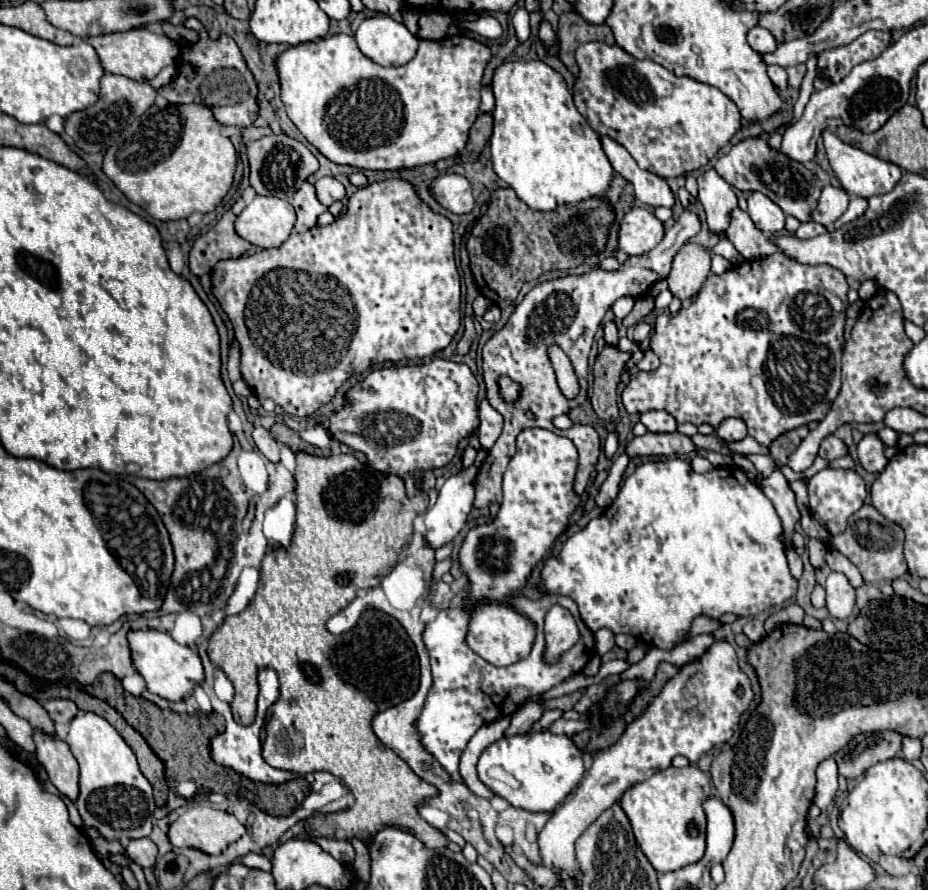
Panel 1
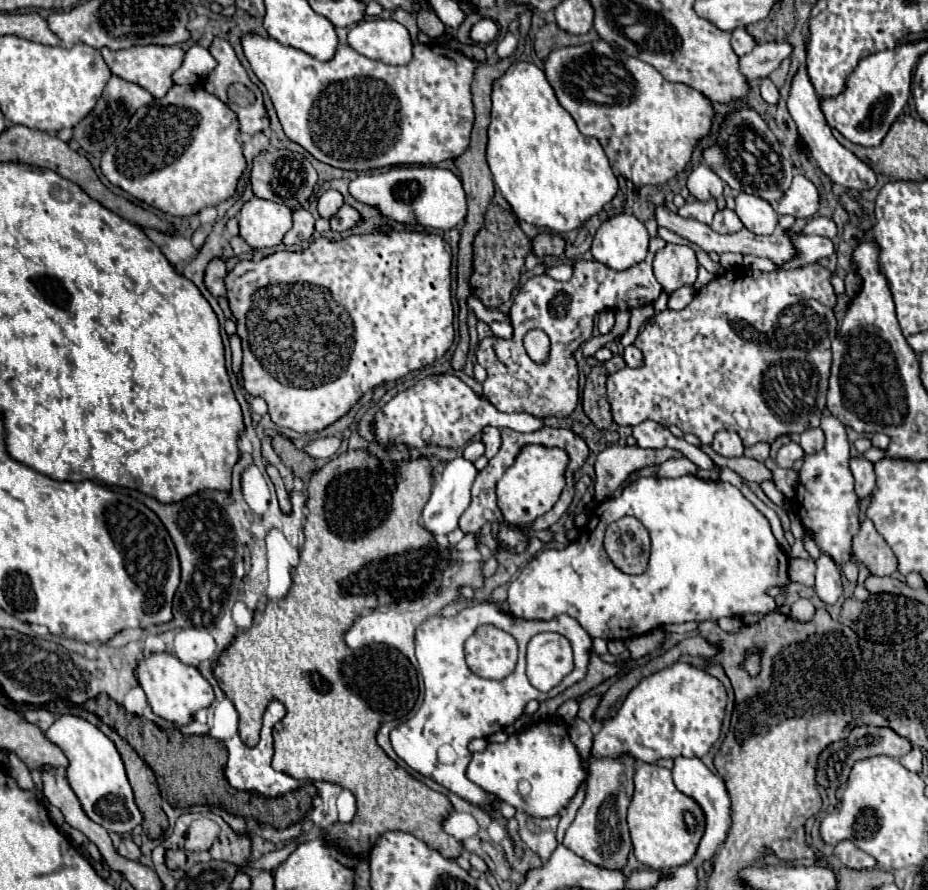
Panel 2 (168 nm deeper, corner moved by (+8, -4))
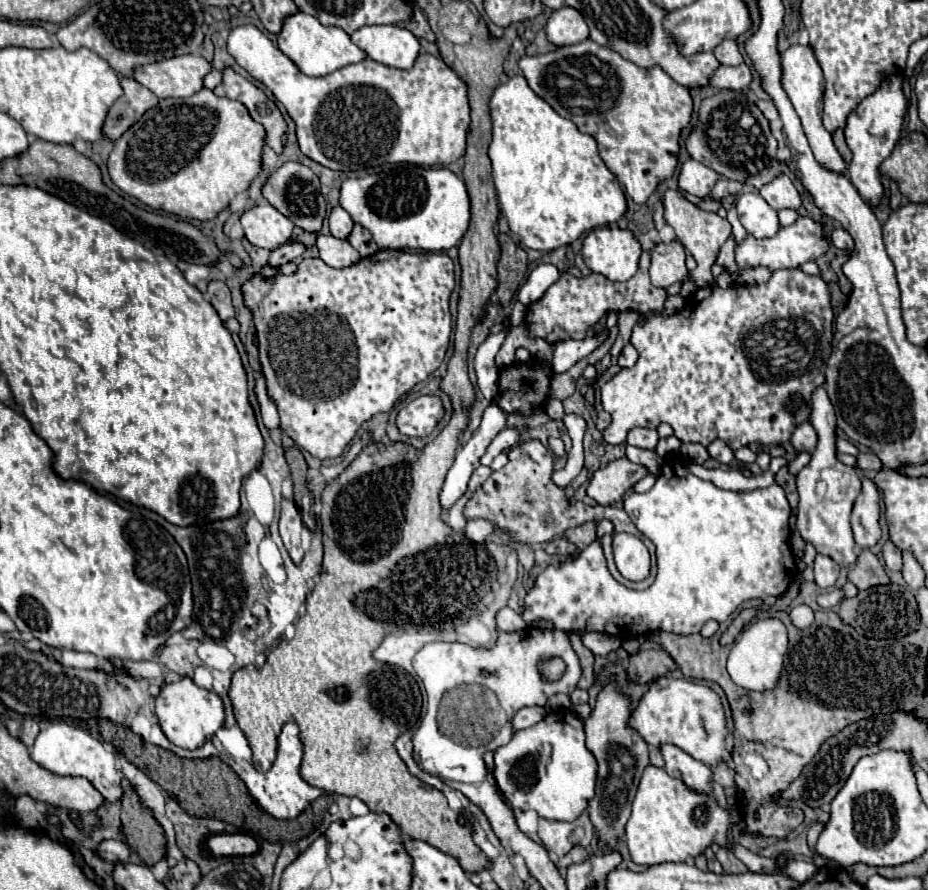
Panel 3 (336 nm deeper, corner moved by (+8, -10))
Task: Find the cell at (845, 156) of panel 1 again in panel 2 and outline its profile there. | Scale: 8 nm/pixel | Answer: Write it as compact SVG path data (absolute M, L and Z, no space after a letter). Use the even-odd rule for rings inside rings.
M805 67L799 69L799 73L793 77L793 83L791 83L791 93L789 93L789 99L787 99L787 107L789 107L789 113L791 117L795 119L797 123L797 131L799 131L799 137L803 139L803 143L807 145L807 149L811 151L815 163L821 167L821 171L829 177L831 183L835 185L841 185L843 189L855 189L855 191L867 191L867 189L873 189L877 185L877 173L865 165L855 153L851 153L849 149L845 149L831 133L831 129L827 127L827 121L821 113L821 107L819 107L819 97L807 77L807 71Z

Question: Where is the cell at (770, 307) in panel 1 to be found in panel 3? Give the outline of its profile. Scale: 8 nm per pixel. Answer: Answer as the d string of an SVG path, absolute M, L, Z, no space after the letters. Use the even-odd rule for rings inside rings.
M781 269L775 271L773 277L763 283L763 285L731 285L727 289L721 289L717 285L713 287L703 287L697 289L695 295L687 301L687 311L689 317L683 319L683 311L677 311L671 317L661 317L659 313L655 315L647 315L641 323L635 325L633 335L631 335L631 343L633 347L639 351L639 359L631 369L621 369L611 381L607 381L601 387L601 401L603 401L603 409L607 413L611 413L611 425L603 431L603 439L609 445L619 445L625 443L625 437L629 433L629 429L633 427L647 427L647 429L657 429L659 423L669 423L673 427L673 435L683 441L683 443L701 443L701 445L709 445L713 439L721 439L725 441L733 451L743 447L743 445L751 445L751 443L759 443L759 445L783 445L791 439L791 433L797 425L801 425L803 421L809 421L809 413L811 413L811 393L815 391L815 387L825 383L825 361L831 355L831 339L833 339L833 323L831 325L823 325L823 319L819 315L831 315L831 309L827 307L827 311L823 309L821 301L817 301L815 305L815 295L829 295L827 291L827 283L817 277L817 275L807 275L801 269Z

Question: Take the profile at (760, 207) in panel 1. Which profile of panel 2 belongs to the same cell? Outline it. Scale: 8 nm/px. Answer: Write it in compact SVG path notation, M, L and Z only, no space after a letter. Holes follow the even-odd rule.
M739 193L739 197L735 199L737 207L735 213L739 215L741 223L757 233L757 235L771 235L777 229L777 211L761 197L757 195L747 195L747 193Z

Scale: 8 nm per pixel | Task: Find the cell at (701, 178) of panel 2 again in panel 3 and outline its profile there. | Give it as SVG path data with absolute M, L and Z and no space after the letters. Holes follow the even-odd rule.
M687 159L679 171L679 189L687 191L691 195L705 197L711 193L717 179L719 179L717 171L713 171L711 167L703 165L695 159Z

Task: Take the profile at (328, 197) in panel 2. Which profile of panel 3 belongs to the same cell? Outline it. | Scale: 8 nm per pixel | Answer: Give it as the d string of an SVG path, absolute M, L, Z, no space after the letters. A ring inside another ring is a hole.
M335 207L331 213L329 213L329 229L331 229L331 235L337 237L337 239L347 239L351 235L351 229L353 229L353 219L351 215L343 209L343 207Z

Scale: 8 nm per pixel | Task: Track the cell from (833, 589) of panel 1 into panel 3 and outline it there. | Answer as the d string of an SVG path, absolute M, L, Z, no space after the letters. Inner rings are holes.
M817 553L813 569L815 569L815 583L821 589L827 589L827 587L833 587L835 585L837 577L839 577L839 565L833 559L829 559L827 555Z

